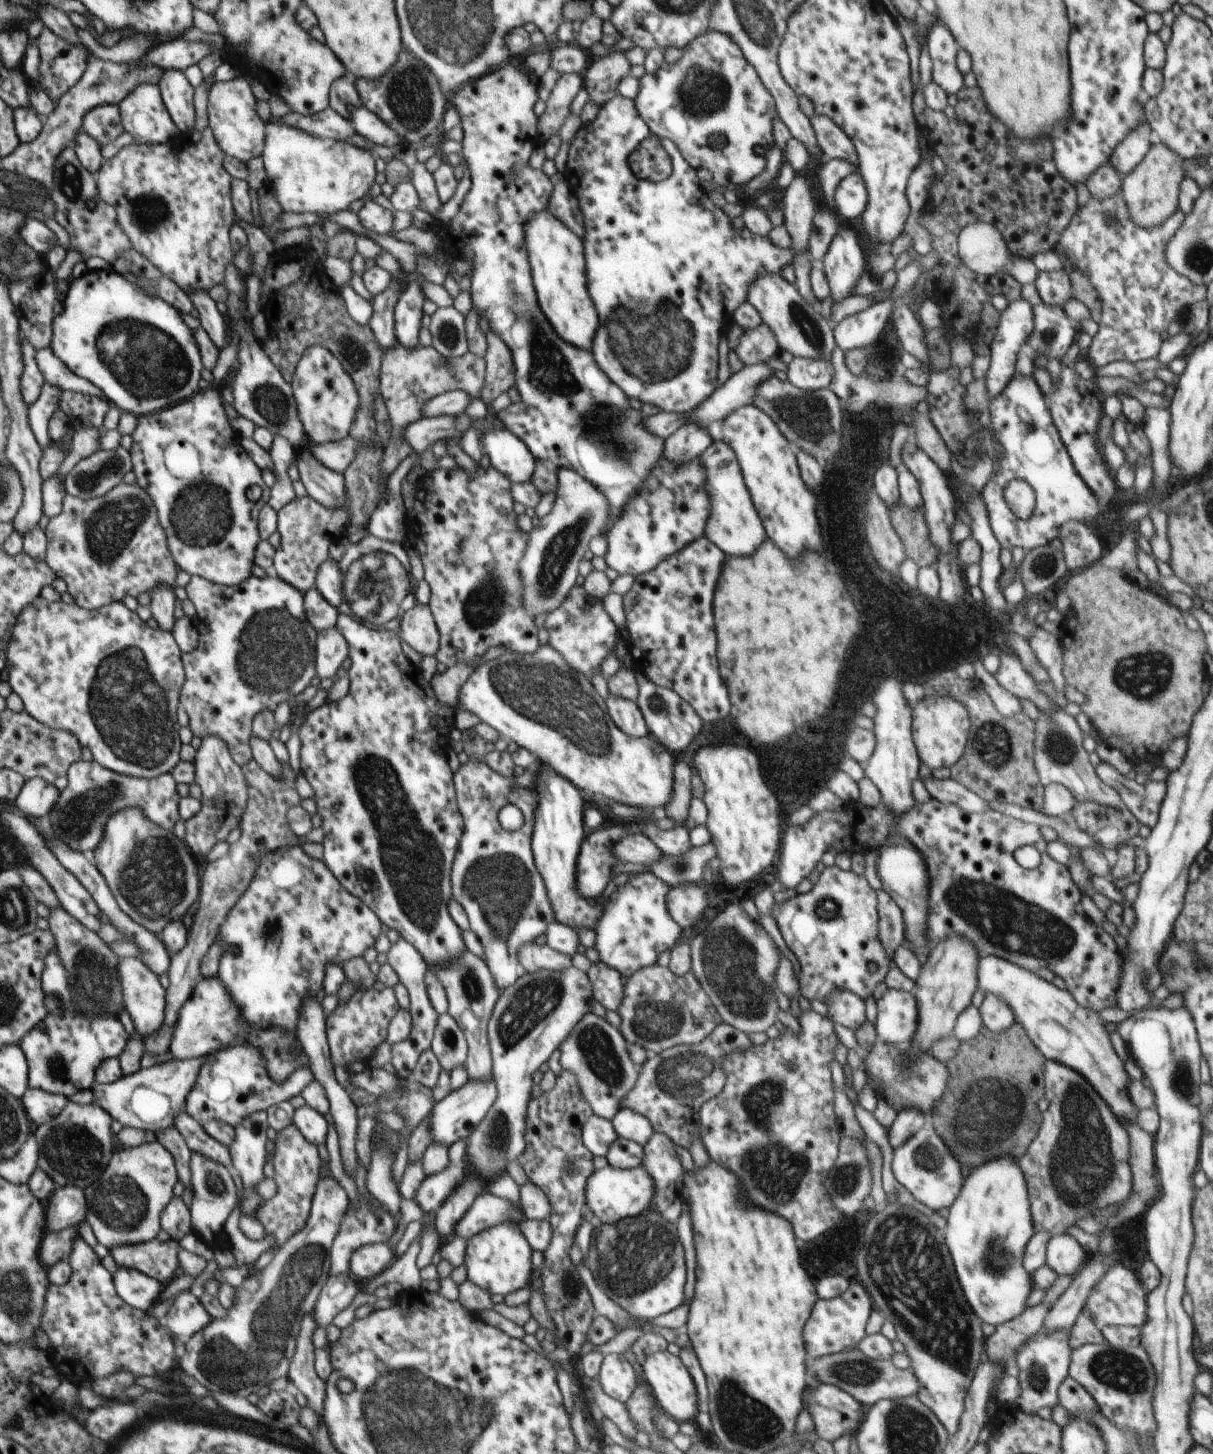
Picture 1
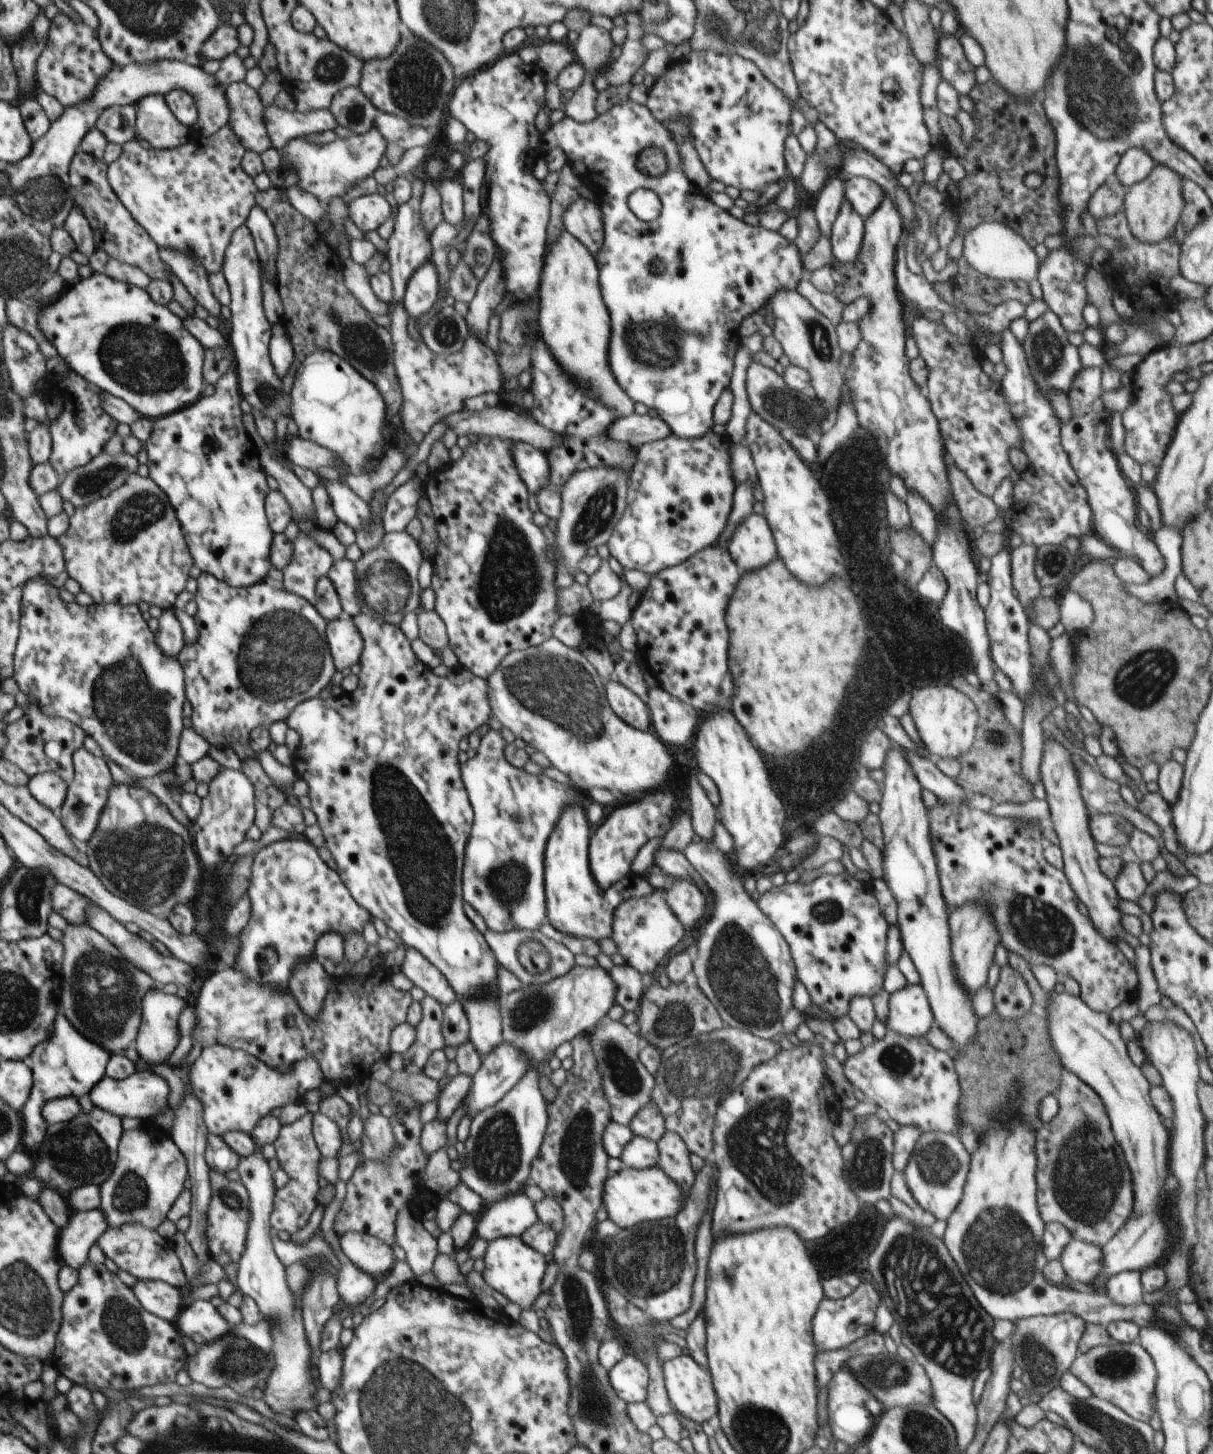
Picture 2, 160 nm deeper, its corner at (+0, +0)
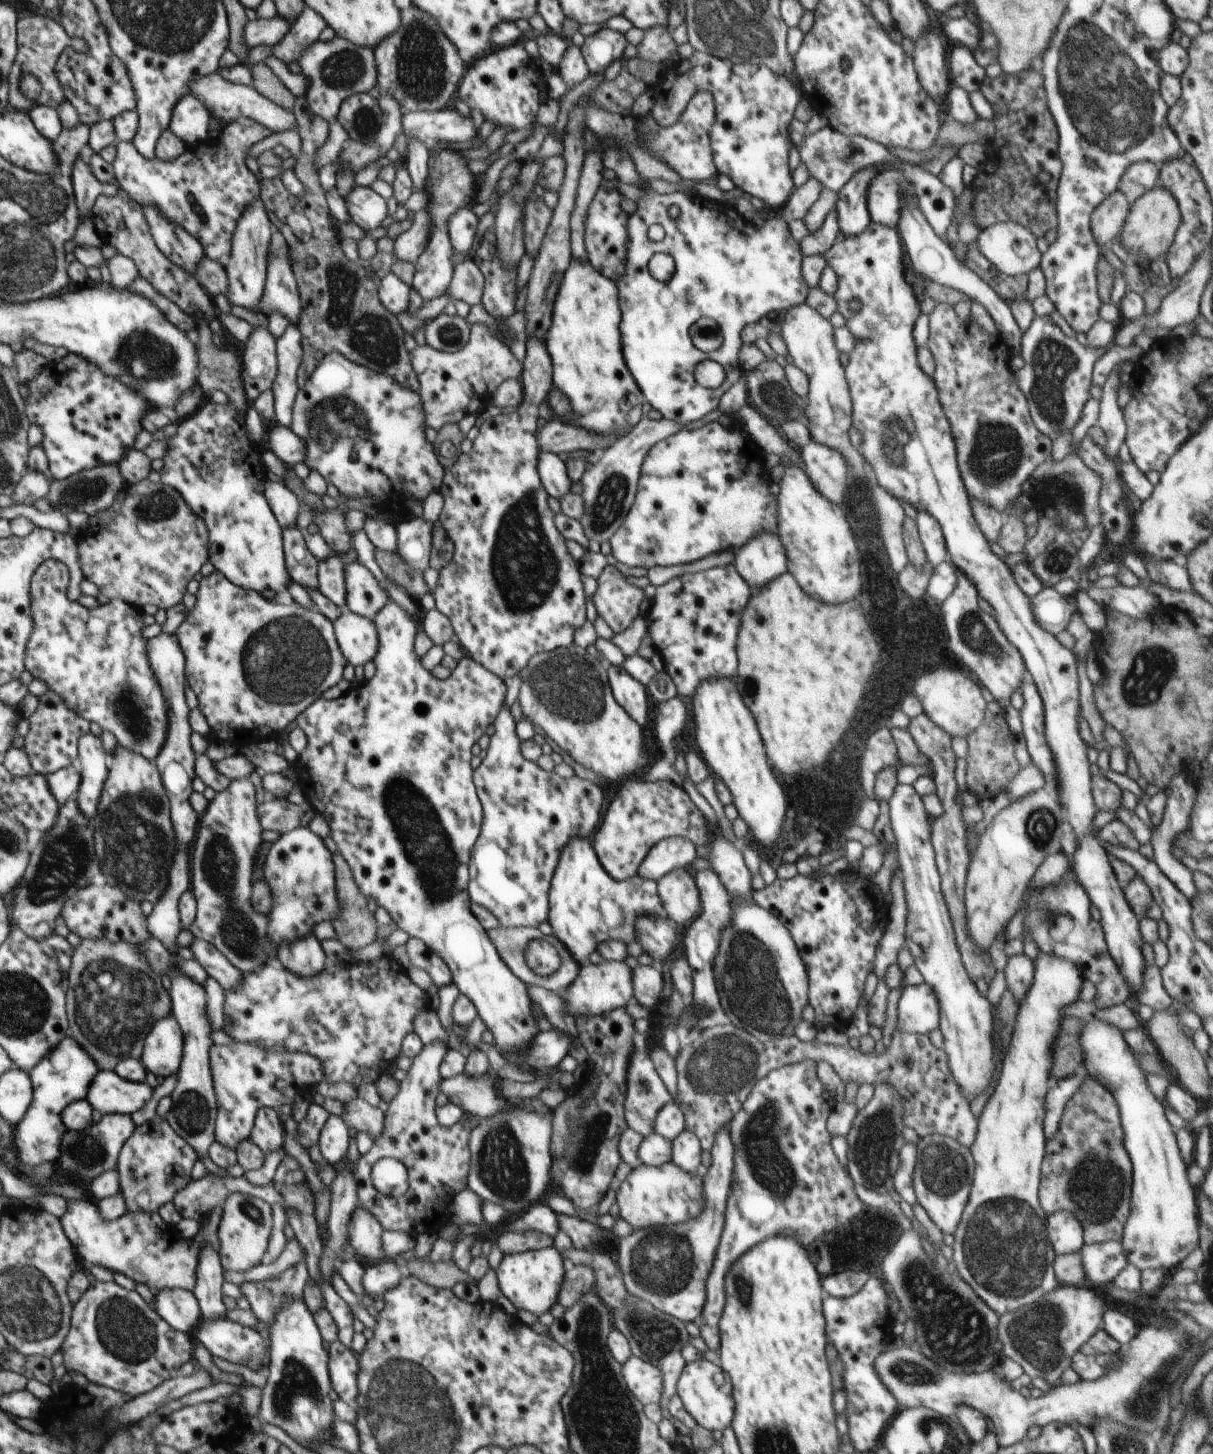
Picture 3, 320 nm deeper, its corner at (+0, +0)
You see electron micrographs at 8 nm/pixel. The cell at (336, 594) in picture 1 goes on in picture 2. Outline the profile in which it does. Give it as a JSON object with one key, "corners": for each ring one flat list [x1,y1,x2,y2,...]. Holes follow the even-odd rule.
{"corners":[[333,561,327,574,338,593,343,612,355,617,368,609,366,599,360,593,360,579,354,561]]}

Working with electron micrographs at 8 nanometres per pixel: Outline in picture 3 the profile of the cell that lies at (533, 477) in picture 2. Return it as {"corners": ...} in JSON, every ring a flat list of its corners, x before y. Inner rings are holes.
{"corners":[[542,451,537,469,549,496,560,499,571,492,572,479,569,477,565,462,557,454]]}

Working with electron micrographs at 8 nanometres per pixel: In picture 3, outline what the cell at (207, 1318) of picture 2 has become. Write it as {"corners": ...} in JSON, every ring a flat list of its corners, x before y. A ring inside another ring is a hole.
{"corners":[[228,1318,202,1319,194,1335,212,1355,234,1364,243,1364,252,1370,260,1370,270,1364,267,1337]]}

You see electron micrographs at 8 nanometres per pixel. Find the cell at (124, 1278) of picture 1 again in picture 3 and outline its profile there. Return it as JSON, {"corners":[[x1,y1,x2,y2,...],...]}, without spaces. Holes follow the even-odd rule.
{"corners":[[165,1289,155,1296,155,1311,172,1328,183,1333,194,1333,203,1319,198,1300,186,1289]]}

